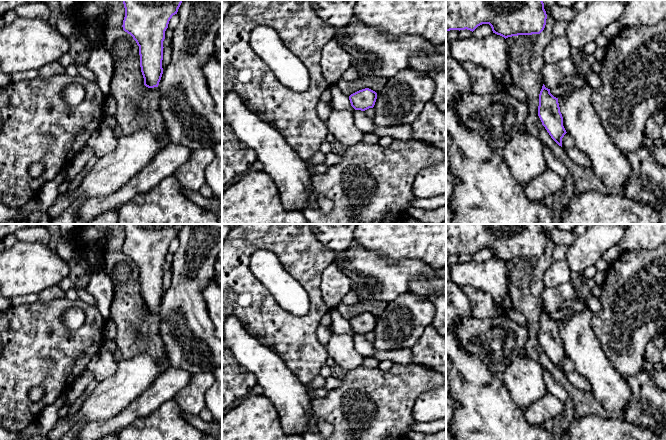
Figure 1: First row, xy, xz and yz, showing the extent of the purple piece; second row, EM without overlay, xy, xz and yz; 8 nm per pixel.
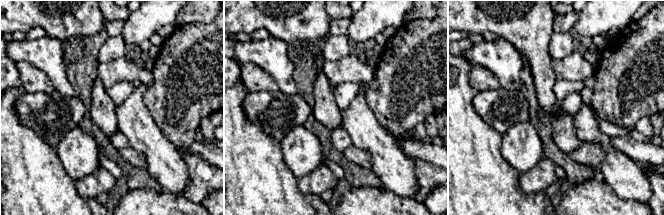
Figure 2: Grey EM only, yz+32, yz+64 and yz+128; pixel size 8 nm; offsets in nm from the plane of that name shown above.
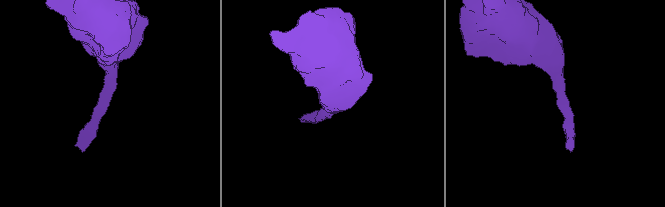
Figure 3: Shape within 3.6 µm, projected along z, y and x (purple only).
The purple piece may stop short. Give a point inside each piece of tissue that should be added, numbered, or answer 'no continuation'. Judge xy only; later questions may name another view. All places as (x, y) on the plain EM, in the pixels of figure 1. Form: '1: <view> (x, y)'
no continuation

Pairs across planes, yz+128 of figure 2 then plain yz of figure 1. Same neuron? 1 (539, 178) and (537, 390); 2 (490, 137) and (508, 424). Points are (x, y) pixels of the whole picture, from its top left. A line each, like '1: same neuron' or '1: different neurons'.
1: different neurons
2: same neuron

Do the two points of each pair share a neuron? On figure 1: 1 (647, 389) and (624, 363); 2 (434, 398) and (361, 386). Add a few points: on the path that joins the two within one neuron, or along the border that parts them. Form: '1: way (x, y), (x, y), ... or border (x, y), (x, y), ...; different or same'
1: border (639, 371), (626, 379); different
2: border (435, 387), (416, 400), (414, 419); different

